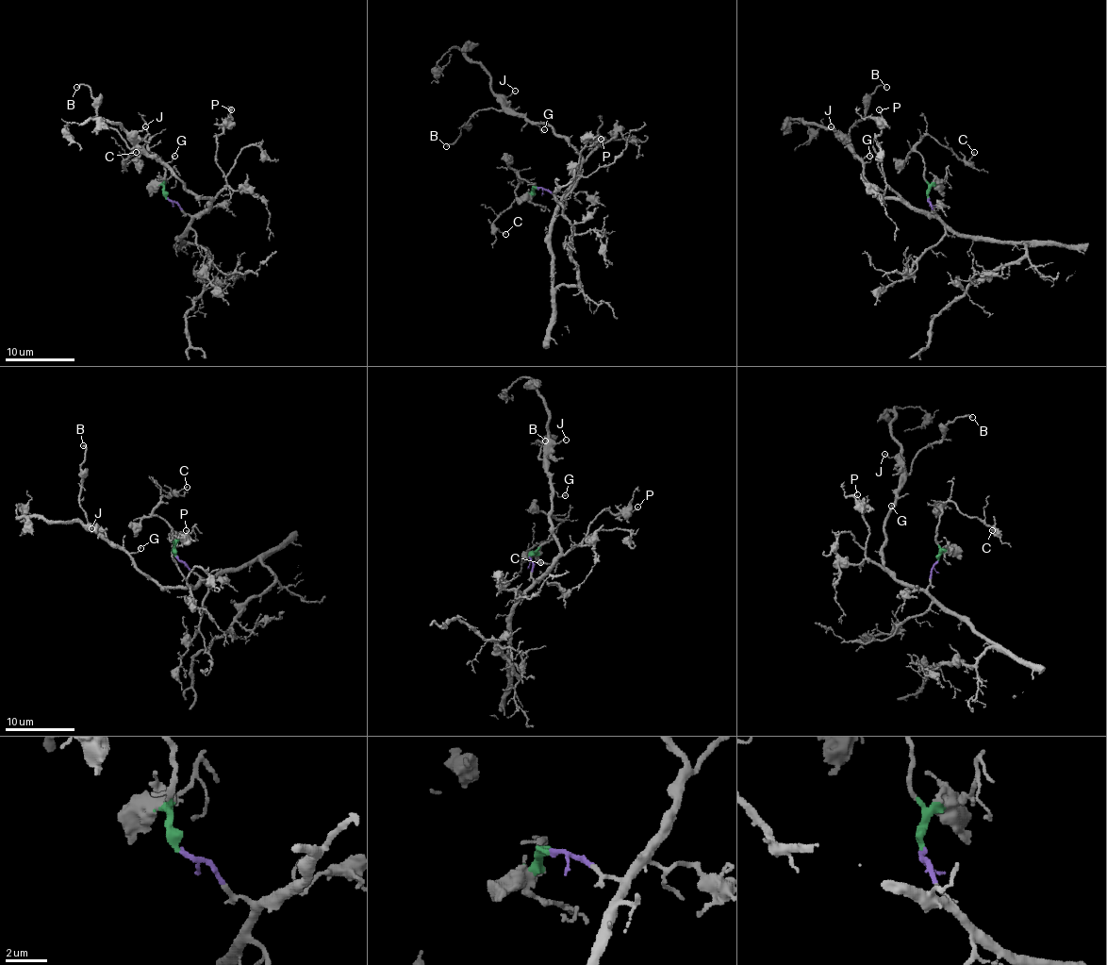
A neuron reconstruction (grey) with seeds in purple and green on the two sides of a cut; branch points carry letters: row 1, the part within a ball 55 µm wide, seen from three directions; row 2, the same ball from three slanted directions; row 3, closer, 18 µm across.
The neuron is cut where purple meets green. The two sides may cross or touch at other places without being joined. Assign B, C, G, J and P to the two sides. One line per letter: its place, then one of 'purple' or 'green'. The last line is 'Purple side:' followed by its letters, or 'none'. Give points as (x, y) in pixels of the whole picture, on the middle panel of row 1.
B: place (446, 146); purple
C: place (505, 234); green
G: place (544, 129); purple
J: place (515, 91); purple
P: place (601, 139); purple
Purple side: B, G, J, P

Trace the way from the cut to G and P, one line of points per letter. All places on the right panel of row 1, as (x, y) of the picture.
G: (928, 198), (935, 216), (897, 200), (882, 198), (866, 179), (866, 164), (871, 160), (869, 155)
P: (928, 198), (937, 214), (933, 216), (909, 206), (886, 183), (880, 155), (873, 146), (882, 131), (878, 110)

